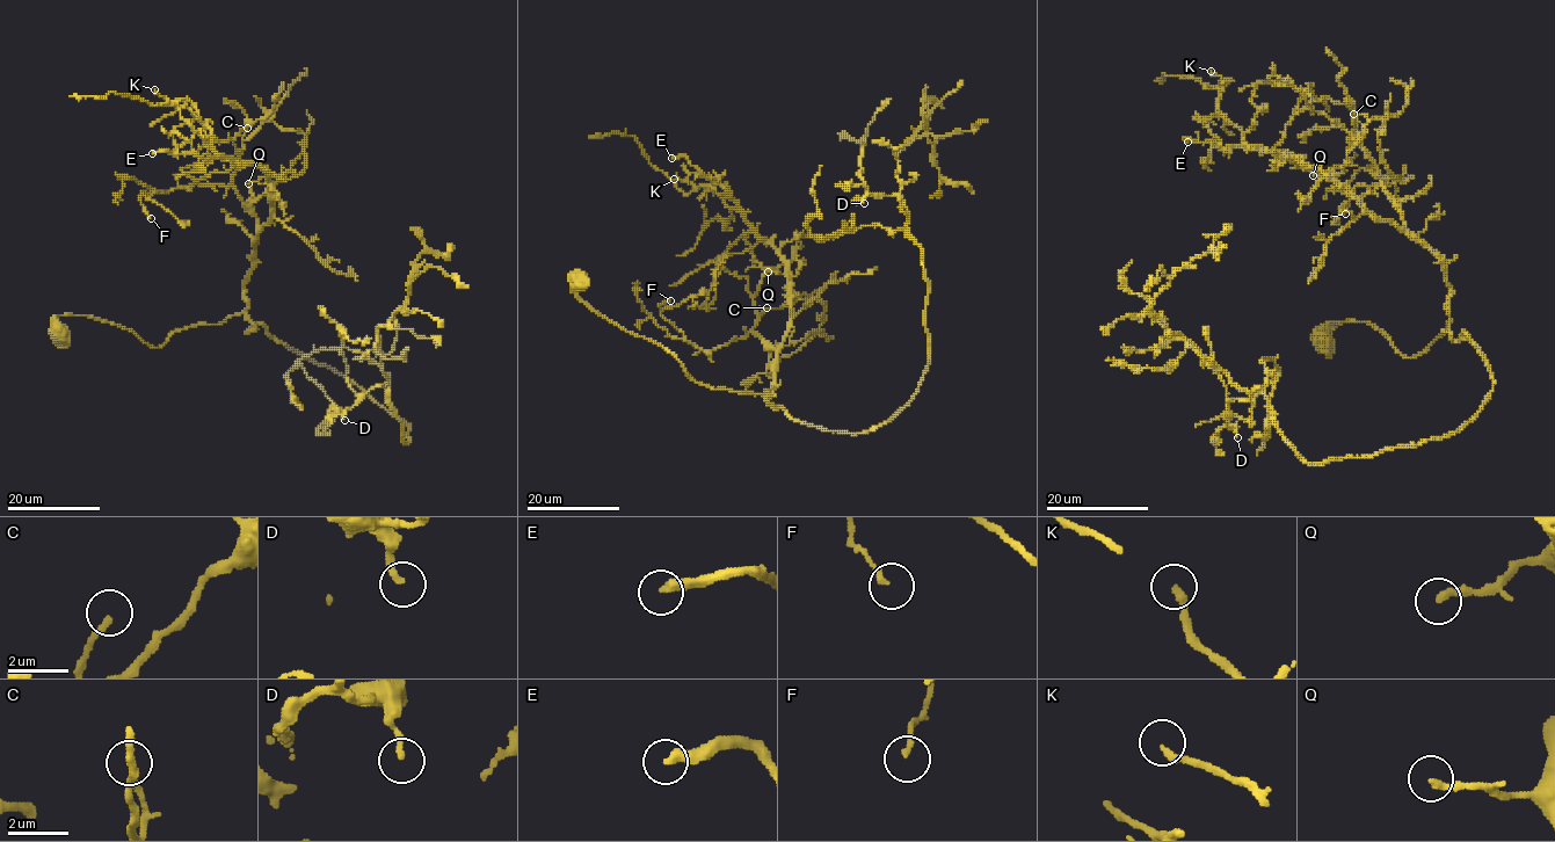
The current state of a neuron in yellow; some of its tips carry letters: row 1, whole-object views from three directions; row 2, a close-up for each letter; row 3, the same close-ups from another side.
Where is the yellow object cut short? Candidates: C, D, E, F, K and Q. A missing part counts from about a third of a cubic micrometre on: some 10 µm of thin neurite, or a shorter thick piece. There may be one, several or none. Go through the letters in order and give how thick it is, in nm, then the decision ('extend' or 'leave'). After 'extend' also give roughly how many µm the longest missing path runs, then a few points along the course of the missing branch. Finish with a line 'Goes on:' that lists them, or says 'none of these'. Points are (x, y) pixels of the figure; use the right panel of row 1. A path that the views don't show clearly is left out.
C: 220 nm thick; leave
D: 200 nm thick; leave
E: 360 nm thick; extend; about 20 µm are missing
F: 170 nm thick; leave
K: 240 nm thick; extend; about 25 µm are missing
Q: 260 nm thick; extend; about 25 µm are missing
Goes on: E, K, Q

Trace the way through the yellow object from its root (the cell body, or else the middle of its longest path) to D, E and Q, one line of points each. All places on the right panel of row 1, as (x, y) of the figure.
D: (1321, 341), (1361, 321), (1414, 357), (1450, 319), (1492, 390), (1443, 437), (1310, 463), (1256, 387), (1237, 437)
E: (1321, 341), (1327, 325), (1361, 321), (1402, 356), (1422, 353), (1448, 328), (1443, 261), (1288, 154), (1187, 142)
Q: (1321, 341), (1327, 325), (1361, 321), (1414, 357), (1448, 328), (1448, 283), (1431, 249), (1313, 175)

